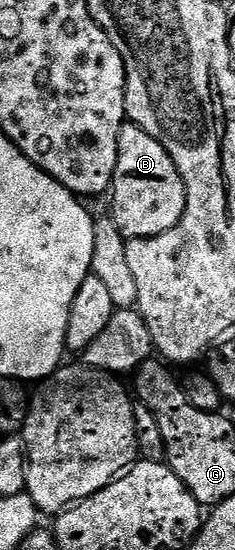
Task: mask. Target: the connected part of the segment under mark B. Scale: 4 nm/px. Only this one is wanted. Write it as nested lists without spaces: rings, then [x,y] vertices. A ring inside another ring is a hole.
[[[133,125],[122,128],[118,171],[114,175],[112,196],[114,195],[114,213],[118,217],[117,230],[127,240],[169,236],[186,216],[186,182],[182,180],[180,169],[172,161],[170,152],[170,148],[156,137],[144,133],[144,129]]]

